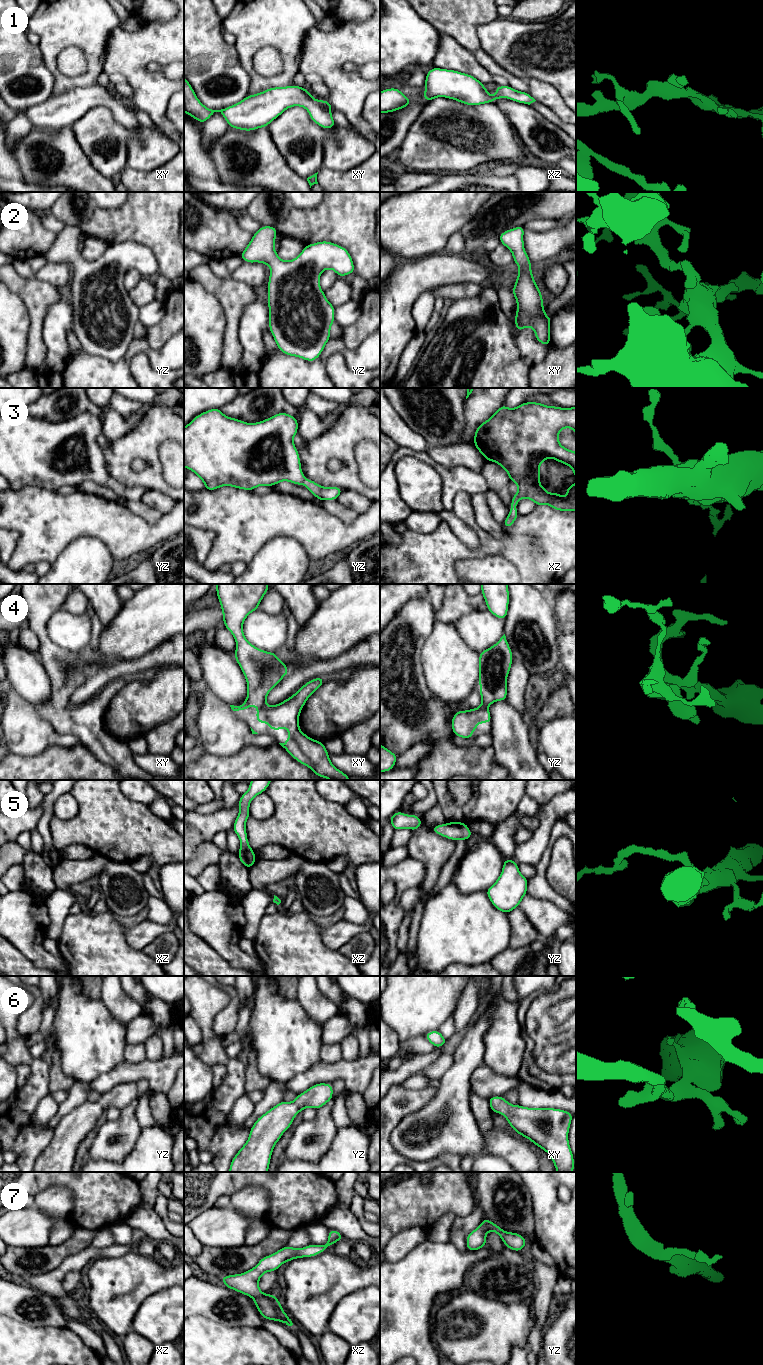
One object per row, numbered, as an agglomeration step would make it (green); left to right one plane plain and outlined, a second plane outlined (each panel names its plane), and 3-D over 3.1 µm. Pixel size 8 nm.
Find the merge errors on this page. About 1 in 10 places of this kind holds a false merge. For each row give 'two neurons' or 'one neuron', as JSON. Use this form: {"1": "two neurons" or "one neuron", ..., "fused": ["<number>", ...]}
{"1": "one neuron", "2": "one neuron", "3": "one neuron", "4": "one neuron", "5": "one neuron", "6": "one neuron", "7": "one neuron", "fused": []}

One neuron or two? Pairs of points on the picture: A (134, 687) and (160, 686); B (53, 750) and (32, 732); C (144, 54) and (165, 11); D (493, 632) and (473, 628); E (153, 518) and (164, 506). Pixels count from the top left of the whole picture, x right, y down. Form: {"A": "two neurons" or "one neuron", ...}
{"A": "one neuron", "B": "two neurons", "C": "two neurons", "D": "one neuron", "E": "two neurons"}

